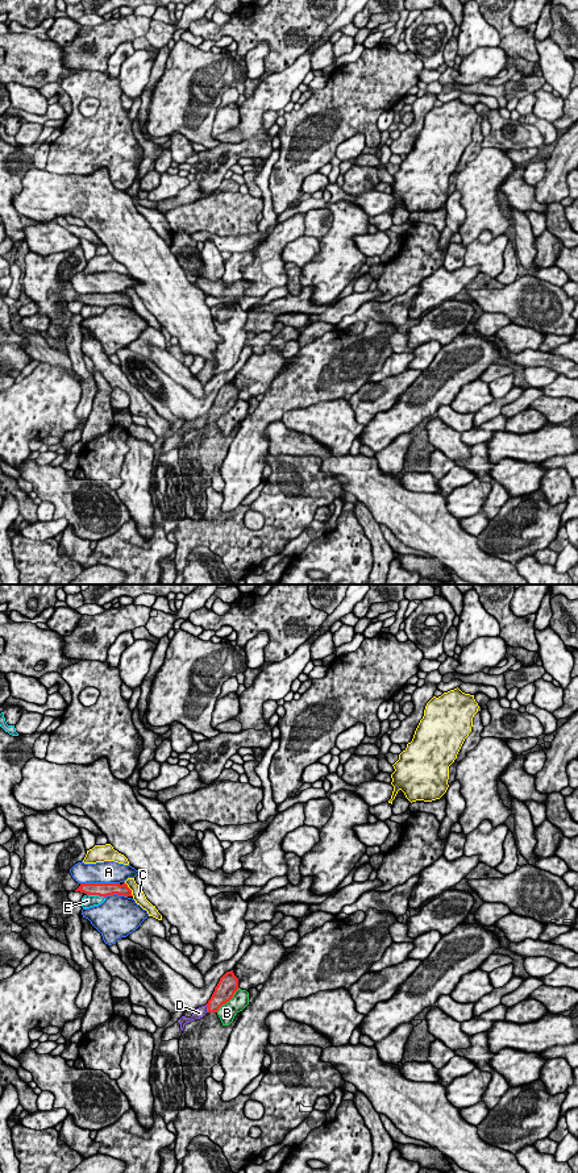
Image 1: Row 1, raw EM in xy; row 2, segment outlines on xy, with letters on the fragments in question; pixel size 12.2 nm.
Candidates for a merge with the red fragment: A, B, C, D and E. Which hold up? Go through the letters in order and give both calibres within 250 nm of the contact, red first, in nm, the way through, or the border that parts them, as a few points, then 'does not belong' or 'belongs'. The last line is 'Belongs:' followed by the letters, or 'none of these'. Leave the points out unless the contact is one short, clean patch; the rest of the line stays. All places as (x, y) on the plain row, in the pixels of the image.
A: 160 nm thick on the red side, 280 nm on the other; does not belong
B: 240 nm thick on the red side, 220 nm on the other; does not belong
C: 160 nm thick on the red side, 140 nm on the other; border along xy (124, 292), (133, 306); does not belong
D: 220 nm thick on the red side, 130 nm on the other; runs through xy (221, 404), (208, 419), (199, 423); belongs
E: 160 nm thick on the red side, 160 nm on the other; does not belong
Belongs: D

